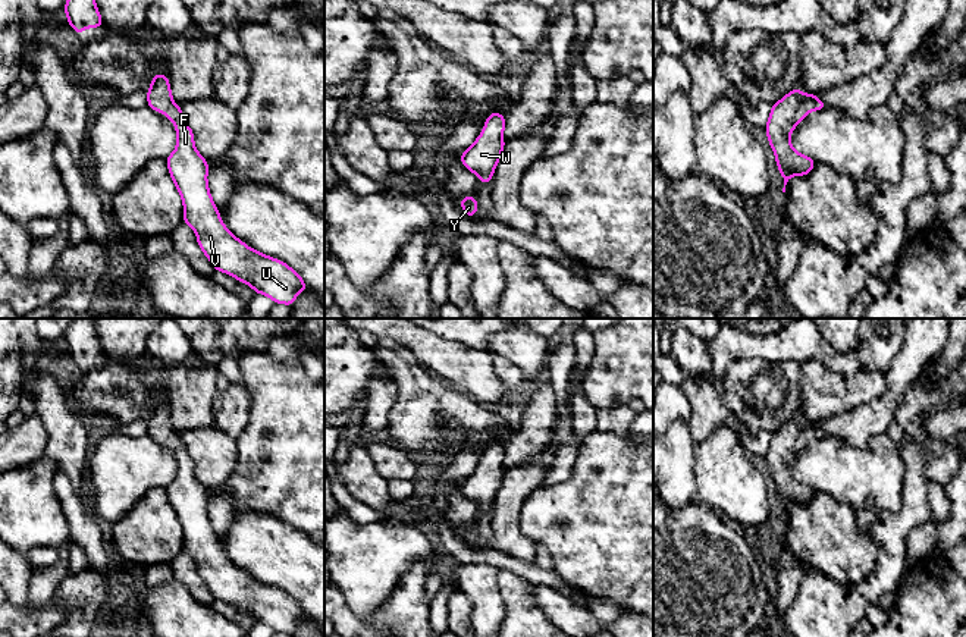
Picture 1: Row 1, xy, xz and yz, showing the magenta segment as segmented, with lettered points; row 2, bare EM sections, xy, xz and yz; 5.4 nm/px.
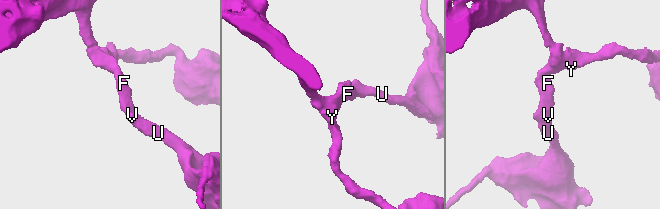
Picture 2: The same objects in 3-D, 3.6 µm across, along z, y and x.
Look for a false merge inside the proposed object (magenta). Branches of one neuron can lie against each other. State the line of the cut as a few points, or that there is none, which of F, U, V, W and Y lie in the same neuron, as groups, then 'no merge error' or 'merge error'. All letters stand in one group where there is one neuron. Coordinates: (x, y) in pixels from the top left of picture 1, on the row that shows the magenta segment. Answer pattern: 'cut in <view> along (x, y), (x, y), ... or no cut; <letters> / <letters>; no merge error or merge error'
no cut; F U V W Y; no merge error

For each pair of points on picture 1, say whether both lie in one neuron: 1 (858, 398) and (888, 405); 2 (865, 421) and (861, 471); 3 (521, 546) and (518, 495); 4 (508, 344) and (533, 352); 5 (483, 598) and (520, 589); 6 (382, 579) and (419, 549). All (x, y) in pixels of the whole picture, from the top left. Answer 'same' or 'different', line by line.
1: different
2: different
3: same
4: same
5: different
6: same

